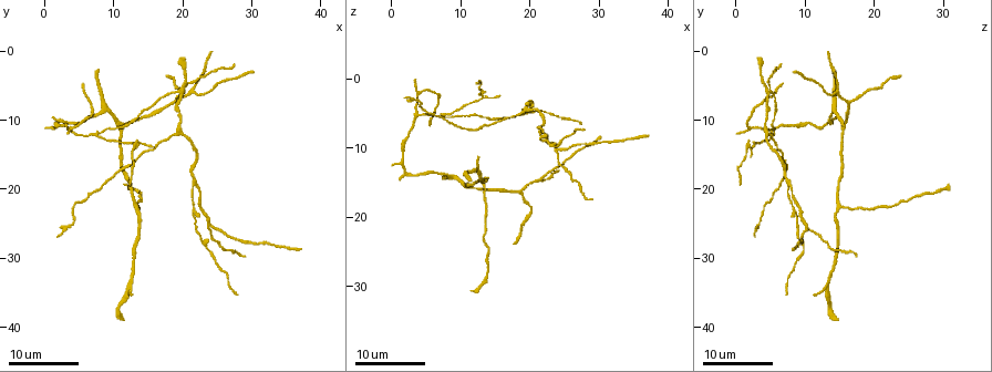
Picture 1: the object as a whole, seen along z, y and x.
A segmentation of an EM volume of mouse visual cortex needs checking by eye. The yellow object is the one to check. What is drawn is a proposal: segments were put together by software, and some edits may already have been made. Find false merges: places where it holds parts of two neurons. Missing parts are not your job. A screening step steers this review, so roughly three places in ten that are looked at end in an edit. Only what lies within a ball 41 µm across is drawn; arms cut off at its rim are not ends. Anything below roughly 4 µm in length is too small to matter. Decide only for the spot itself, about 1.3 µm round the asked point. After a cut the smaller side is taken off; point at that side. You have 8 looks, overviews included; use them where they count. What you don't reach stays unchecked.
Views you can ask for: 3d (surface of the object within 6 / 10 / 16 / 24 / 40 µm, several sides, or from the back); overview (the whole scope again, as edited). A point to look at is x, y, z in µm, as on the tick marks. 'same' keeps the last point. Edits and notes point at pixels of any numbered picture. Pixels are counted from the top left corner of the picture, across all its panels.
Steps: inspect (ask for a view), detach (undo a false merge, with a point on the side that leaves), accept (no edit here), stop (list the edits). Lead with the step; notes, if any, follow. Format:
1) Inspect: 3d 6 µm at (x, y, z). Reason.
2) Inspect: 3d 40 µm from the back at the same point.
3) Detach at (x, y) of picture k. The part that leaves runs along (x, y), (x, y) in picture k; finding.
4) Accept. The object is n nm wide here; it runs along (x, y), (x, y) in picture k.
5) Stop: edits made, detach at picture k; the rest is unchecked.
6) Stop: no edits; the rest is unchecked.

Inspect: 3d 24 µm at (13.0, 22.5, 15.0). Arms part here.

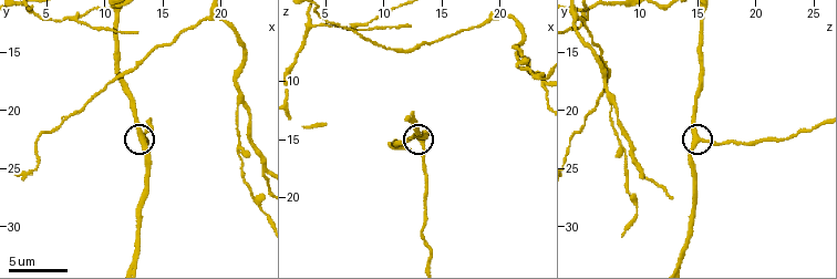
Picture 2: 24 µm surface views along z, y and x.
Inspect: 3d 6 µm at (13.4, 22.8, 15.2).

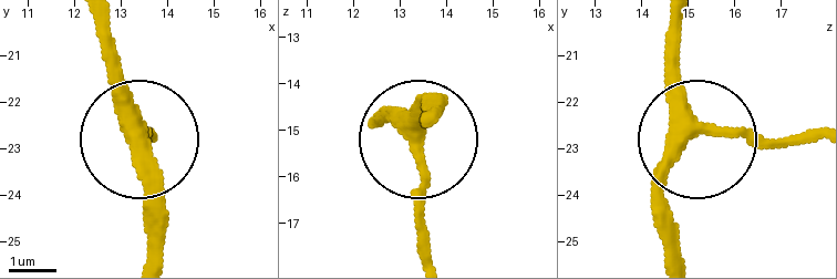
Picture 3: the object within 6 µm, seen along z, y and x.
Accept. The side arm is 18 µm long; it runs along (679, 19), (674, 103), (686, 126), (711, 138), (817, 138) in picture 3; continuous, no second neuron.

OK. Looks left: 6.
Inspect: 3d 16 µm at (24.5, 25.5, 10.5). Small branch off a trunk.

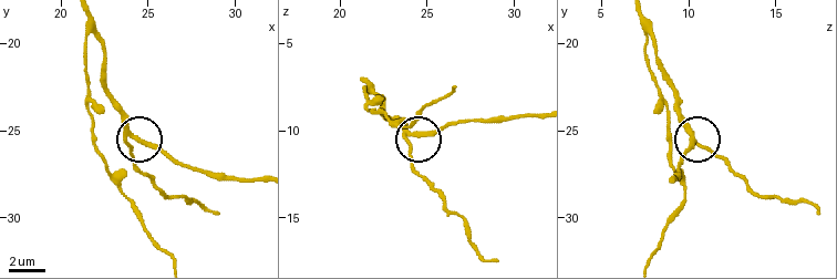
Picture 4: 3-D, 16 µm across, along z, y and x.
Inspect: 3d 10 µm at (24.3, 25.5, 10.2).

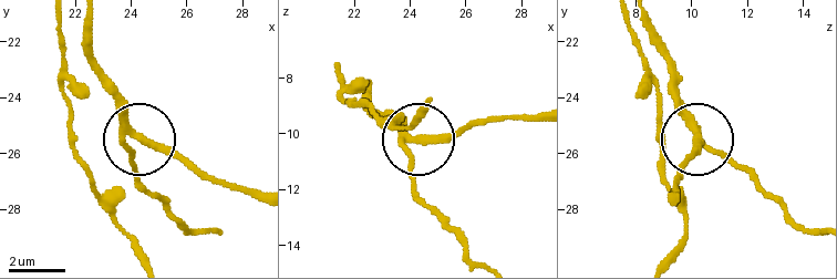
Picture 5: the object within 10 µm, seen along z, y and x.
Accept. 3 arms meet here; it runs along (640, 20), (692, 135), (731, 156), (756, 183) in picture 5; all the same neuron.

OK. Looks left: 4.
Inspect: 3d 16 µm at (7.8, 12.0, 5.2). Two arms in line, one across.

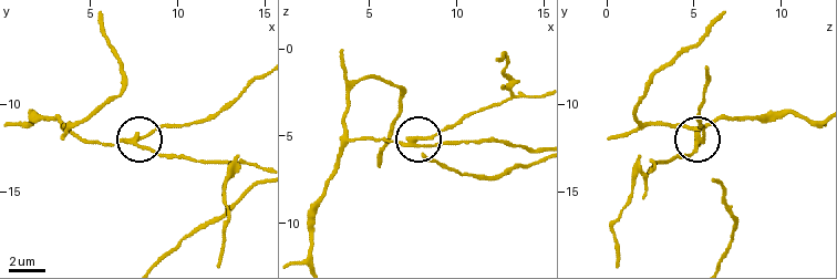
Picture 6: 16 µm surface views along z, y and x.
Inspect: 3d 16 µm from the back at (7.7, 12.0, 5.4).

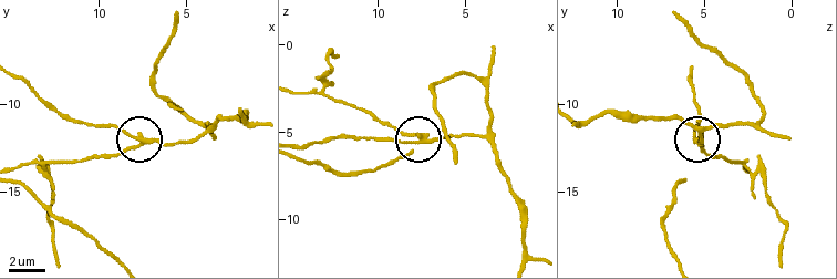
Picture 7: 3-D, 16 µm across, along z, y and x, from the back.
Detach at (121, 152) of picture 7. The object is 230 nm wide here; the part that leaves runs along (422, 136), (329, 96), (324, 83), (337, 57) in picture 7; a second neuron is stuck on.

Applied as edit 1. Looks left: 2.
Inspect: 3d 16 µm at (20.0, 6.0, 5.0). Four arms meet.

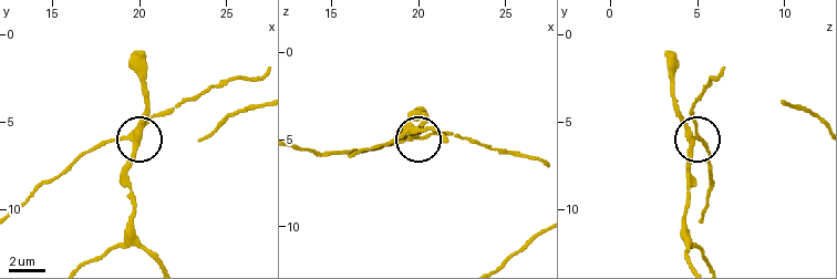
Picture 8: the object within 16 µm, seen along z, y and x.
Inspect: 3d 10 µm at (19.8, 6.2, 4.7). Zoom in.

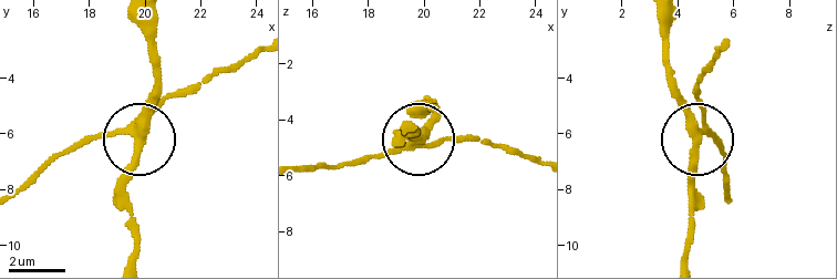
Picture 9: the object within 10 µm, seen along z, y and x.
Detach at (150, 107) of picture 9. The side arm is 10 µm long; the part that leaves runs along (125, 133), (136, 152), (122, 195), (136, 259) in picture 9; a second neuron is stuck on.

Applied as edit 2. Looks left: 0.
Stop: edits made, detach at picture 7, detach at picture 9; the rest is unchecked.

